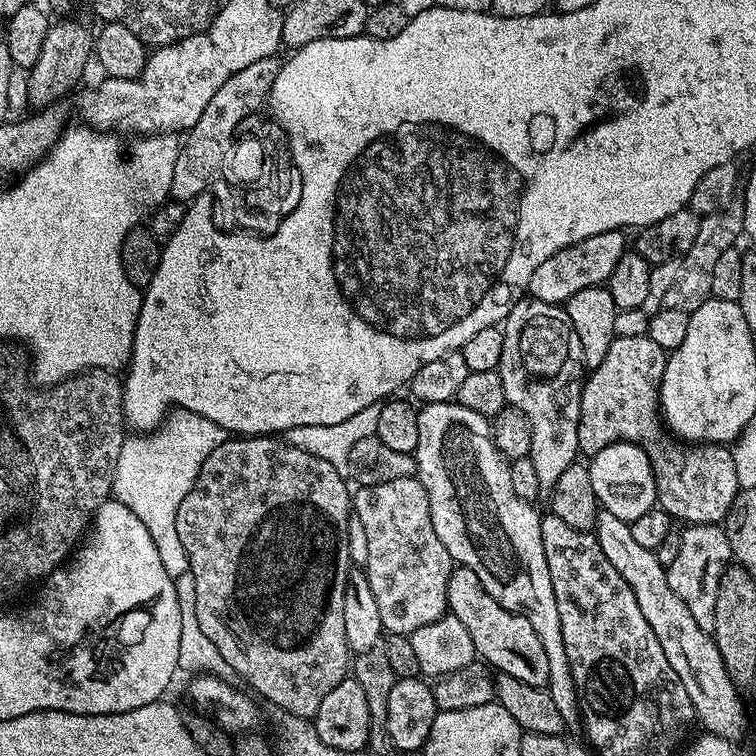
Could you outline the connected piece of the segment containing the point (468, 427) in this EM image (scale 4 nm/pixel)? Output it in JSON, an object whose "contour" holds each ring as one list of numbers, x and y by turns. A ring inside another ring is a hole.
{"contour":[[449,402,446,404,426,404,418,412,418,446,416,476,430,498,430,518,434,522,434,534,446,546,453,561,461,568,474,570,478,582,506,610,517,612,530,626,546,650,546,663,550,666,548,693,554,698,558,714,562,714,565,729,570,733,581,731,580,699,576,697,572,667,566,658,566,646,562,642,562,622,558,618,558,602,554,598,554,586,550,583,550,566,546,566,546,550,542,550,542,519,532,509,529,501,523,500,514,492,510,482,509,461,498,450,492,437,489,417,474,414,466,406]]}

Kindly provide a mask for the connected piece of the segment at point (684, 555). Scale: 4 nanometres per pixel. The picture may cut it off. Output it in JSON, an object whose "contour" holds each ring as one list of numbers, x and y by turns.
{"contour":[[689,524,680,532,678,555,667,568,668,585,678,598,690,610,694,622,706,633,714,630,714,610,718,599,718,582,722,582,722,574,730,567,732,551,723,527,718,524]]}

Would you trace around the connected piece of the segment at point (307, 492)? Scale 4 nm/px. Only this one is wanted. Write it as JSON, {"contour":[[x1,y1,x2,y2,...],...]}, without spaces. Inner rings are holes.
{"contour":[[279,435,225,438,214,450,210,450,210,458,202,462,202,470,194,486,190,486,190,494,186,494,186,498,182,498,182,506,178,506,178,538,182,538,182,546,186,546,188,567,194,576,197,618,203,633,214,642,219,654,226,658,239,679,249,684,247,687,253,693,258,692,264,699,276,704,274,706,279,710,307,718,315,717,318,706,322,706,322,698,326,698,326,694,330,694,330,690,334,690,334,686,338,686,338,682,346,679,350,672,343,596,350,571,347,522,354,515,354,500,349,485,346,480,344,485,343,479,341,469,330,466,330,462,314,454,306,454,306,450,288,445]]}

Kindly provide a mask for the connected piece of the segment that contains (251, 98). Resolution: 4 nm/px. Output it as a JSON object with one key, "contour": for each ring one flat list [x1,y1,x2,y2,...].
{"contour":[[268,56,266,59,254,62,253,65,246,66,245,69,228,78,221,89,210,98,210,103,198,118,198,122,185,135,179,156,175,160,171,191,174,196,177,195,186,202,205,192,202,187,202,170,206,166,210,168,218,166,214,162,216,160,214,152,218,152,220,148,226,148,227,132,235,133,238,130,237,127,246,118,267,103,268,94,273,88,280,66,281,61,276,56]]}

